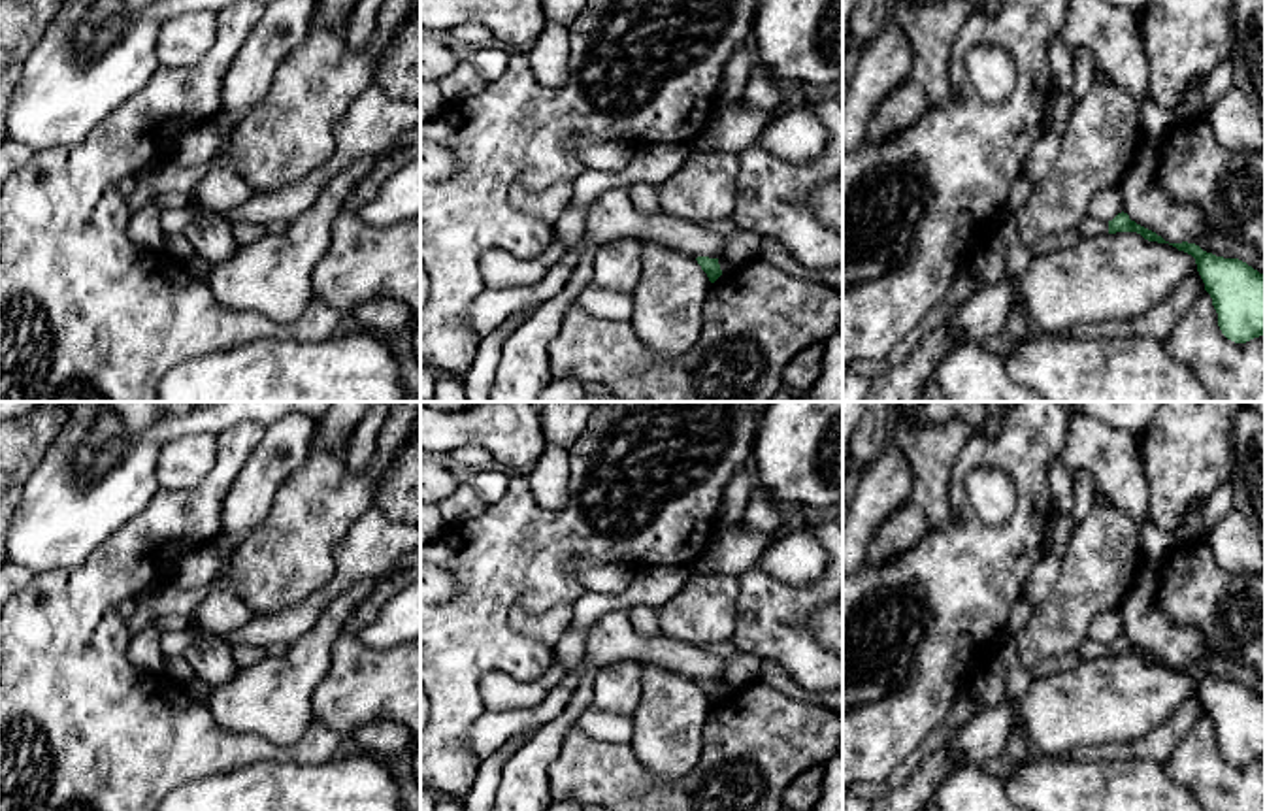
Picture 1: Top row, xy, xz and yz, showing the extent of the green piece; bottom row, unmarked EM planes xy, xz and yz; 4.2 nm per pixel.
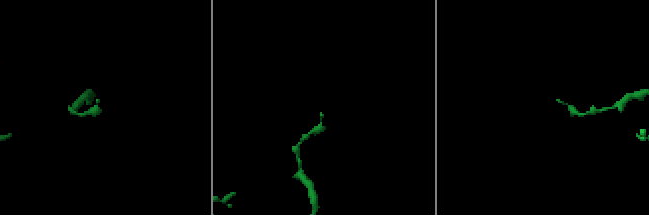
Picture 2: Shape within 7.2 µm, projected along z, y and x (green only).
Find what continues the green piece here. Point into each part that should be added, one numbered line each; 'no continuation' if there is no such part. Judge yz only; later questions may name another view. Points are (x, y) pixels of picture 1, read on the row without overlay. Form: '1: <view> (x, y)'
1: yz (1088, 649)

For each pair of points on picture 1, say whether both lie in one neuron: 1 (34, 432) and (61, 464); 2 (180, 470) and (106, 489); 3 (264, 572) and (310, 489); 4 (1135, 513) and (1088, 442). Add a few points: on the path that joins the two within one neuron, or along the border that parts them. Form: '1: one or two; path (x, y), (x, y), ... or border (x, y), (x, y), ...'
1: two; border (66, 421), (23, 485)
2: two; border (178, 436), (159, 453), (159, 487)
3: one; path (285, 551), (296, 540), (308, 510)
4: one; path (1132, 496), (1105, 459)

